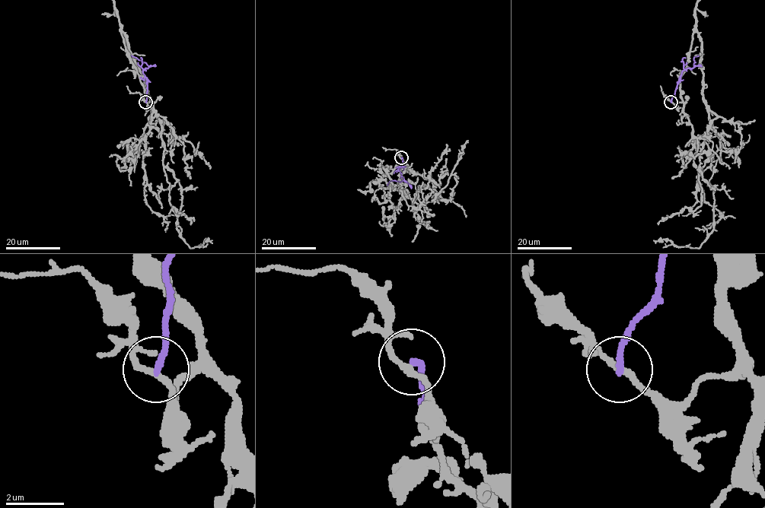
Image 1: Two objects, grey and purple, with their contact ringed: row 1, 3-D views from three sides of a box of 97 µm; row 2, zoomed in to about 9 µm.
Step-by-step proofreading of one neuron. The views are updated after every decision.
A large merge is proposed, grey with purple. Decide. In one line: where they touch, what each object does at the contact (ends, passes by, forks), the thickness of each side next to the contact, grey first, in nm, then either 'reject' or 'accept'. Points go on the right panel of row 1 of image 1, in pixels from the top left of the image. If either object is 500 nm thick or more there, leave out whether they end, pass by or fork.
at (670, 102); grey passes by; purple ends there; 200 nm thick on the grey side, 220 nm on the other; reject

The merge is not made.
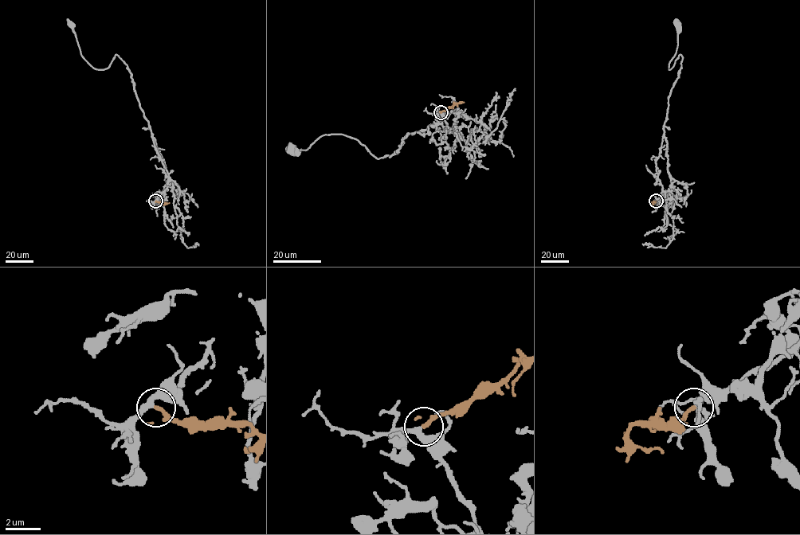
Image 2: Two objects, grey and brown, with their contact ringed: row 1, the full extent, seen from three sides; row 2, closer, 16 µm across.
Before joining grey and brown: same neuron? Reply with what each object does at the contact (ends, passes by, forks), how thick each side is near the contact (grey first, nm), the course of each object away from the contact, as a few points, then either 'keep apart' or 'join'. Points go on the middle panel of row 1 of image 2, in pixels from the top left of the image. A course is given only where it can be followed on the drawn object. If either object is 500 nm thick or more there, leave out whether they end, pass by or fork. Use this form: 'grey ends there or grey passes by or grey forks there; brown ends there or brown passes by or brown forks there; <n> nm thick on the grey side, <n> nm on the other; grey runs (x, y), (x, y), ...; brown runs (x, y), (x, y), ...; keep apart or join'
grey passes by; brown ends there; 280 nm thick on the grey side, 240 nm on the other; grey runs (441, 112), (460, 137), (429, 126), (409, 134), (391, 156), (376, 158), (341, 134), (292, 149); brown runs (441, 112), (455, 103), (464, 102); join

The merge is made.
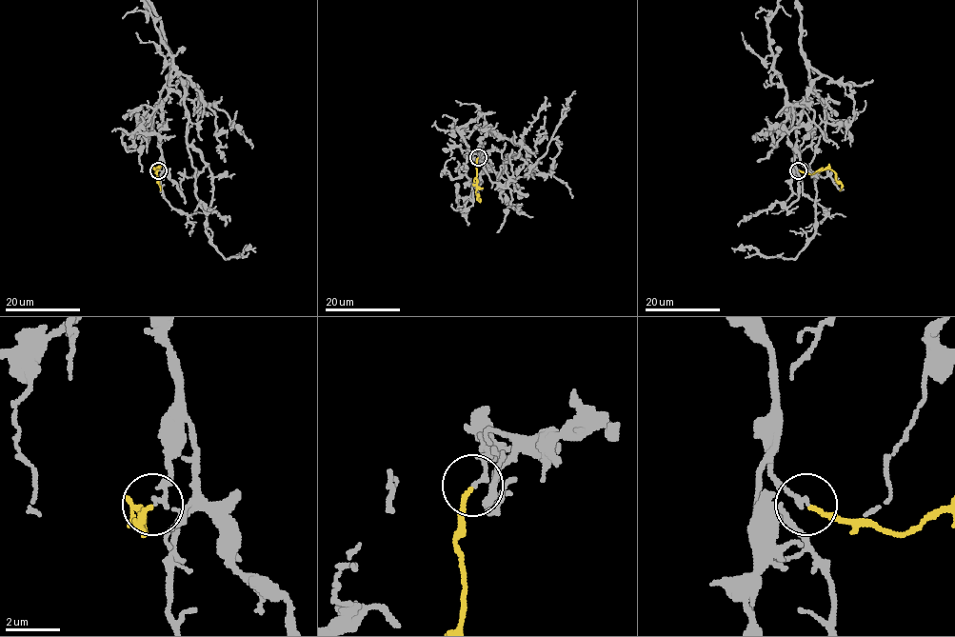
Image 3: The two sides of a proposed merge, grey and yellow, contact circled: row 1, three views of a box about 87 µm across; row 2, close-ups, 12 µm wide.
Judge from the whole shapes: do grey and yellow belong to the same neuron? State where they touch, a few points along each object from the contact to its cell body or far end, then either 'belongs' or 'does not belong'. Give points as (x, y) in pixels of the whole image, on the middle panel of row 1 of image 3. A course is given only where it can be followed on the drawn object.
(478, 157) | yellow via (478, 158), (477, 194), (480, 201), (480, 198) | belongs

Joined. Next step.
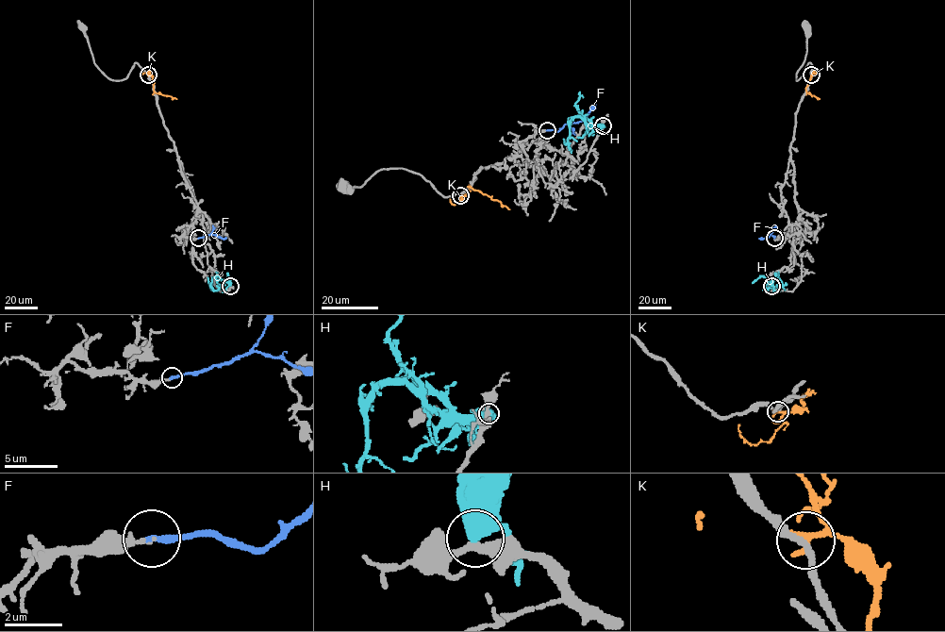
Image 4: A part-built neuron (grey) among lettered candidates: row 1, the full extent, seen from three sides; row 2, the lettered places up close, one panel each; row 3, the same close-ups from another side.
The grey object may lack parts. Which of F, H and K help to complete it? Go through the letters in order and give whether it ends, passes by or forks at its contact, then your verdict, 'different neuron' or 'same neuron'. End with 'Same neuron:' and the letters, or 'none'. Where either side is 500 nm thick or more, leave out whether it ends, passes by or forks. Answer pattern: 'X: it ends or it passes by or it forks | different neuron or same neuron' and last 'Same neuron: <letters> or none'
F: it ends | same neuron
H: different neuron
K: it passes by | different neuron
Same neuron: F

